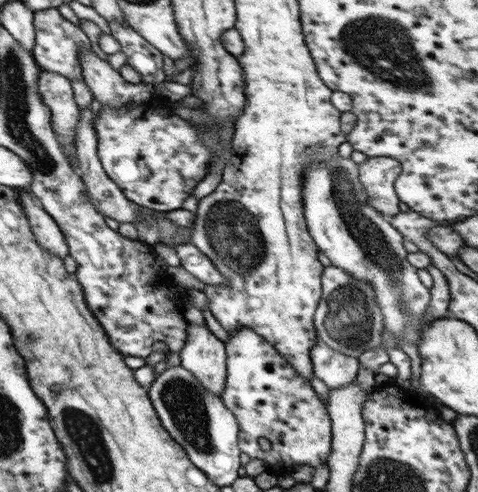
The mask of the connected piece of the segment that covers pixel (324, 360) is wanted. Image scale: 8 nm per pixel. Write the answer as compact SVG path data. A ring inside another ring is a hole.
M319 337L310 351L310 358L314 376L330 390L346 387L357 379L358 359L336 352Z

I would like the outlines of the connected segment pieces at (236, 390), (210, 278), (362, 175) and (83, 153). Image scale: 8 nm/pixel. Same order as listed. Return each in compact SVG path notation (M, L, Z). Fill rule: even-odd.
M243 328L229 334L226 352L226 389L221 401L238 421L238 446L250 458L258 458L268 472L289 474L298 465L316 468L331 453L331 420L327 406L312 389L311 382L298 375L290 363L253 330Z
M182 243L175 249L181 260L182 268L198 278L200 282L210 286L225 286L227 284L227 278L223 277L221 271L194 243Z
M389 156L368 157L357 165L360 182L367 194L367 203L386 218L398 214L401 200L395 191L395 182L402 172L398 160Z
M90 107L82 108L79 113L80 122L77 126L75 156L77 156L77 161L79 162L79 174L83 180L89 201L94 205L94 208L100 212L100 214L108 216L108 218L112 218L112 220L117 220L119 223L135 222L137 216L141 214L141 206L128 200L124 196L122 190L120 190L120 187L113 180L108 178L106 171L103 169L97 155L97 132L94 124L92 124L93 115Z

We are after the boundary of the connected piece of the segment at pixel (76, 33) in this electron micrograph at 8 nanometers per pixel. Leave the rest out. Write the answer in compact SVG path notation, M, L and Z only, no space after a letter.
M47 9L33 14L35 26L35 45L31 50L37 65L42 71L57 72L72 80L79 78L83 80L83 70L79 59L81 48L90 48L90 40L79 26L66 20L57 9Z

